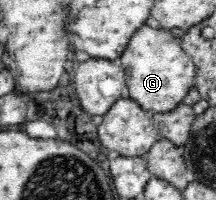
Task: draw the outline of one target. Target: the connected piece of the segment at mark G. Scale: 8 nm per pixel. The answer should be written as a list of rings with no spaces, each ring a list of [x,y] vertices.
[[[142,26],[130,40],[128,50],[122,56],[122,66],[134,66],[134,72],[126,80],[126,84],[130,88],[132,100],[136,100],[146,111],[161,113],[174,110],[194,86],[196,68],[190,56],[186,56],[182,46],[178,44],[178,38],[174,38],[168,30]]]

